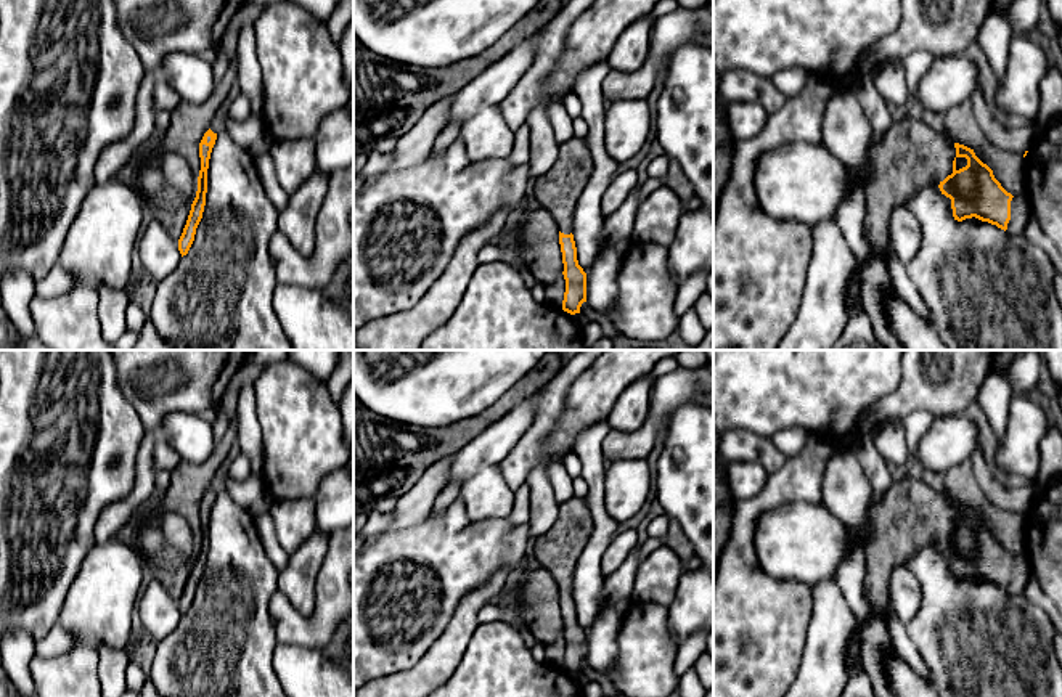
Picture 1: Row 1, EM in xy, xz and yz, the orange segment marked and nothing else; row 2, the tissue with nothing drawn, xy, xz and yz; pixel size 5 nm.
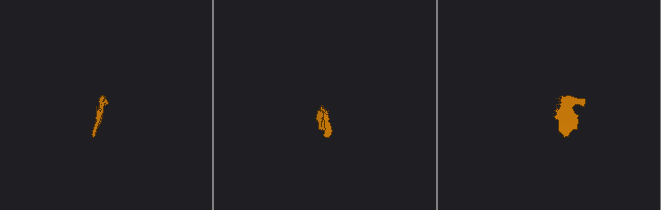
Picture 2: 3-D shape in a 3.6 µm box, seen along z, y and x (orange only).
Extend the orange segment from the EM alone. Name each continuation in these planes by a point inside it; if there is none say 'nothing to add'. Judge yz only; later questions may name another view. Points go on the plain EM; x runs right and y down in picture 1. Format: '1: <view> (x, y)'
1: yz (910, 516)
2: yz (1021, 566)

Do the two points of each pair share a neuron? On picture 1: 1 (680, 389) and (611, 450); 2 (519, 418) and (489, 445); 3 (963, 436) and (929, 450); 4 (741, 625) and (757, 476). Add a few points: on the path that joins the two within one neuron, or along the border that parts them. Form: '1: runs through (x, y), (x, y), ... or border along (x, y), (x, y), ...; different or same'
1: runs through (661, 408), (654, 423), (630, 445); same
2: runs through (511, 426), (497, 440); same
3: runs through (955, 437), (937, 450); same
4: border along (770, 474), (757, 493), (736, 500); different

